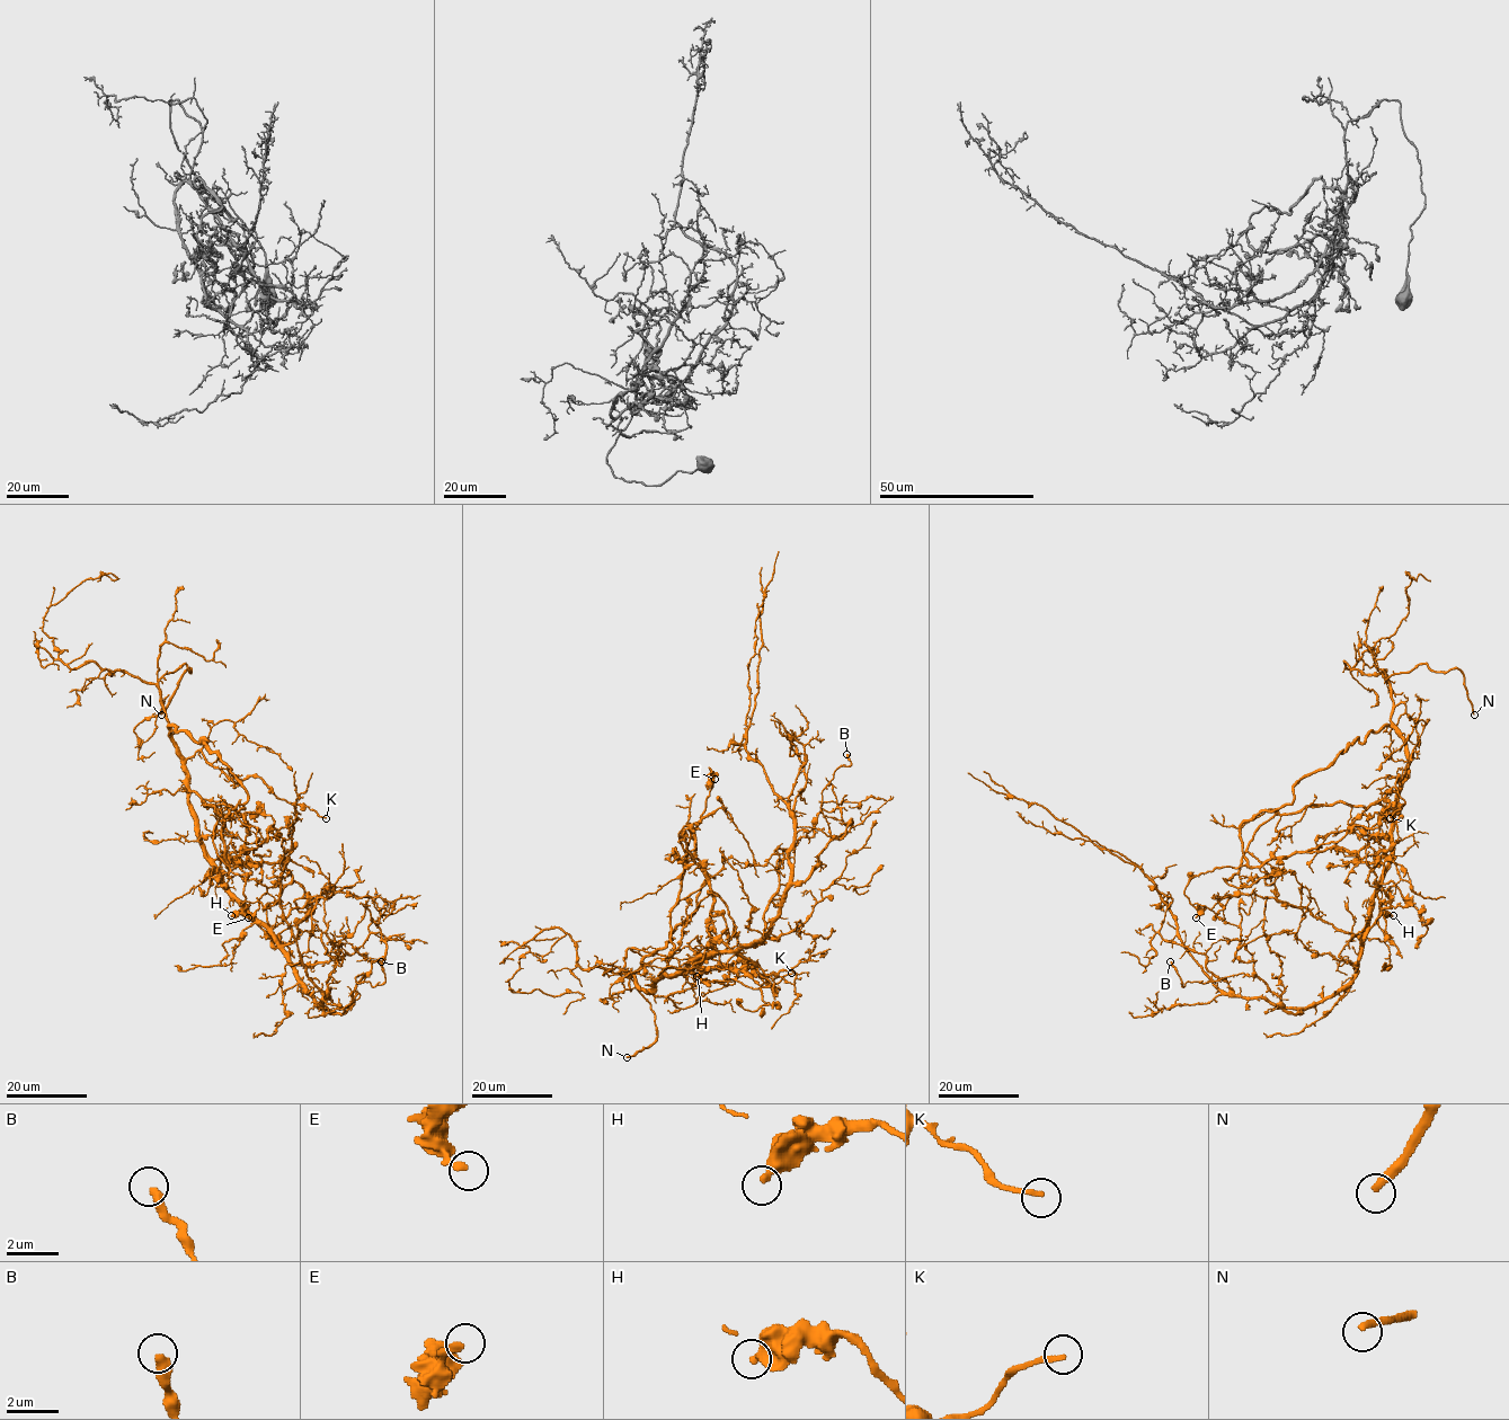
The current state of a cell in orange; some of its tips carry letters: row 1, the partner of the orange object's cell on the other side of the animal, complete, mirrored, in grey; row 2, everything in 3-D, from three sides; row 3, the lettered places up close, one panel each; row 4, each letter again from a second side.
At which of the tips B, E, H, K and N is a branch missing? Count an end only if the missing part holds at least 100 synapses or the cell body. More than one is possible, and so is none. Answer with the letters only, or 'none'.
N

